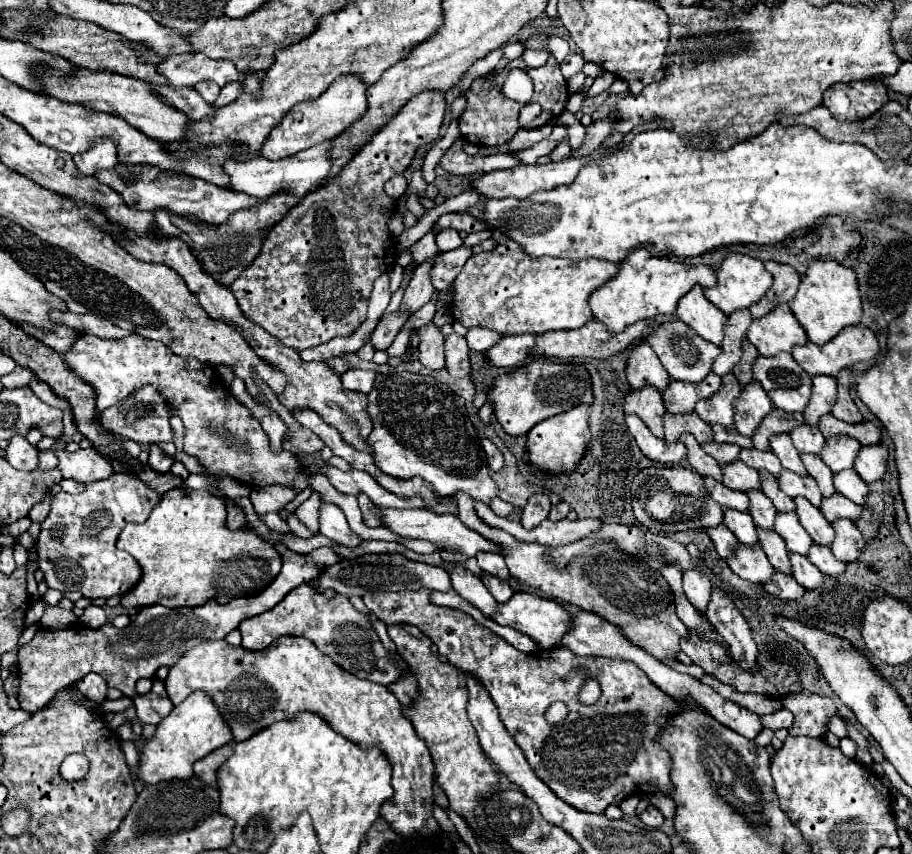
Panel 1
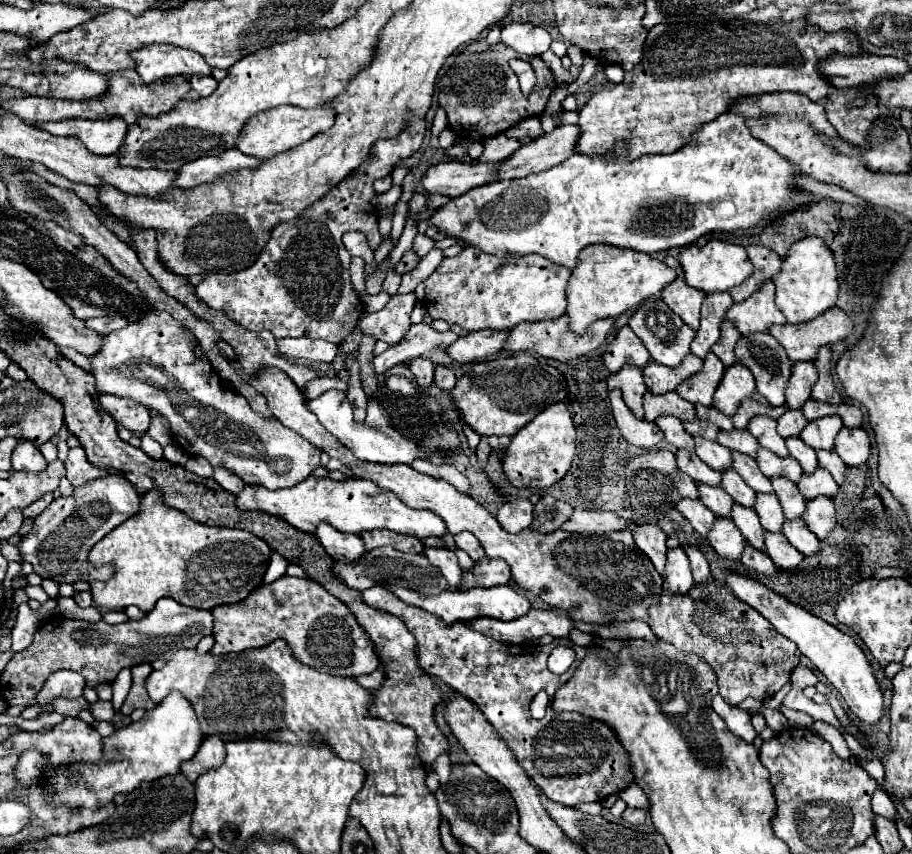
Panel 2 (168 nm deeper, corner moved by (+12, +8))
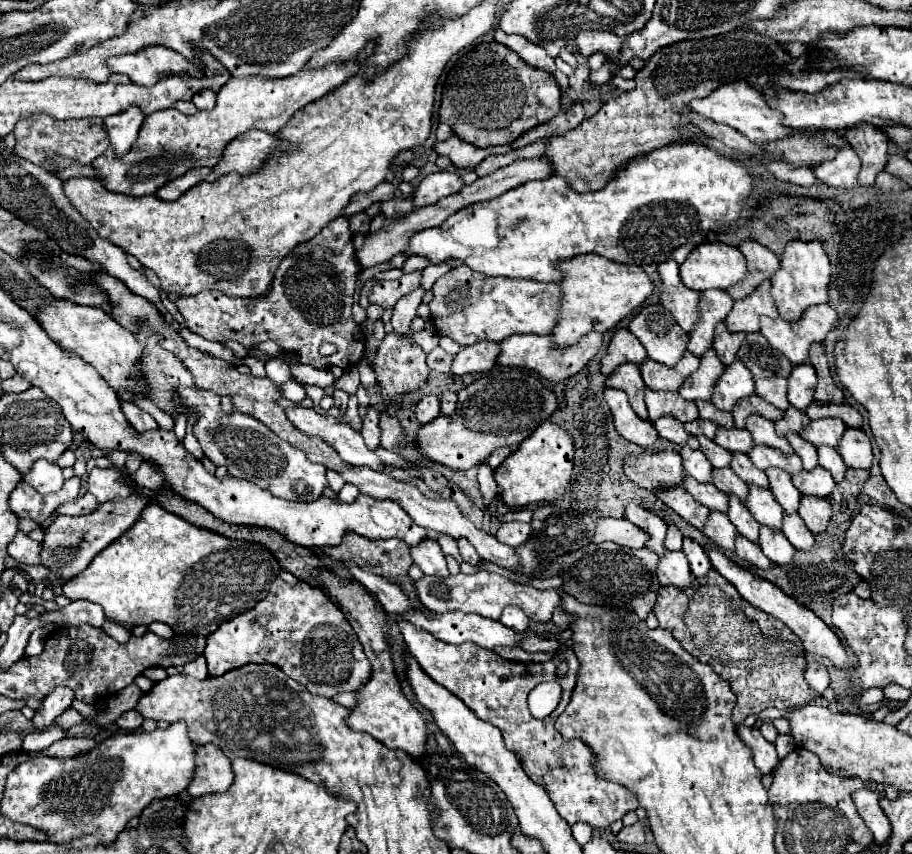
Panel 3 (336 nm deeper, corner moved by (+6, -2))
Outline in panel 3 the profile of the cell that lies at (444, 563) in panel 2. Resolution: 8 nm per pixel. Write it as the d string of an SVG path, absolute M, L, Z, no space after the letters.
M424 540L418 546L412 548L412 558L414 564L420 566L420 570L428 576L450 576L442 548L438 546L436 540Z

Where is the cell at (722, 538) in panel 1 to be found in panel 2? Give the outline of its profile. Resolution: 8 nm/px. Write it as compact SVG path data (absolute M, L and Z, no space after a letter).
M680 498L676 504L678 512L692 524L692 528L700 534L706 536L712 522L716 520L716 516L712 514L712 510L708 510L700 500L692 500L692 498Z

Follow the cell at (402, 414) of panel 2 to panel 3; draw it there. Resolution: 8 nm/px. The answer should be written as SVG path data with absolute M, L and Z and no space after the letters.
M292 406L286 408L290 422L296 424L308 436L320 436L326 440L340 458L352 466L368 466L372 470L384 470L382 460L378 458L376 450L370 450L359 432L354 430L348 422L342 422L334 416L324 416L314 408Z

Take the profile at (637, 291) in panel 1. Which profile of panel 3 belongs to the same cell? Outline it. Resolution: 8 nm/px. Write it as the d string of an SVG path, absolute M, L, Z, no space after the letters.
M582 254L560 264L564 274L560 318L552 330L552 340L558 346L574 346L584 334L596 330L606 332L614 328L628 314L638 310L654 292L654 282L640 266L610 262L598 254Z

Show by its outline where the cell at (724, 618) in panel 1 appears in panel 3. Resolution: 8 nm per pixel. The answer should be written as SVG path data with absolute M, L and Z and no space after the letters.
M684 538L684 554L686 554L686 558L688 558L688 562L690 562L690 570L692 570L692 574L694 574L696 578L706 576L708 570L712 568L706 552L700 548L698 542L694 542L694 540L690 540L690 538Z

